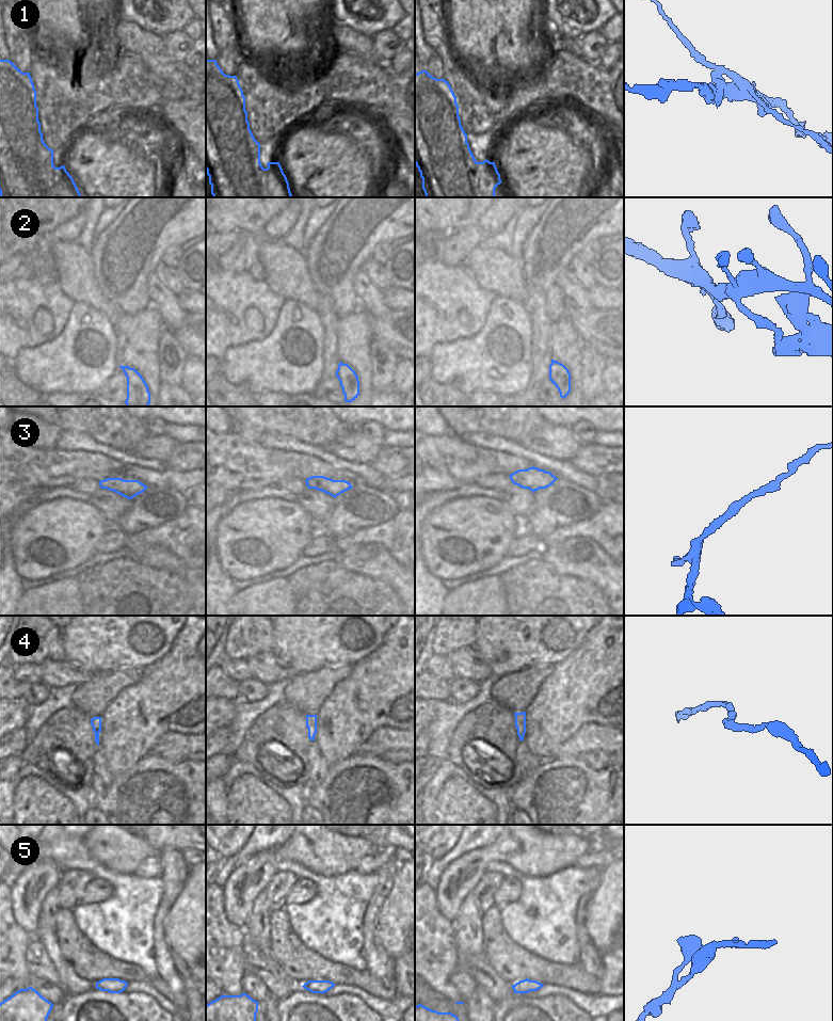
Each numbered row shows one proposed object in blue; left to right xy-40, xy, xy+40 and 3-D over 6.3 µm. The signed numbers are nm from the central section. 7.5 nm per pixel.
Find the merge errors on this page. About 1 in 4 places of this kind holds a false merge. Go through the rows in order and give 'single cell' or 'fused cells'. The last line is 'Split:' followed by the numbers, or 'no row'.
1: fused cells
2: fused cells
3: single cell
4: single cell
5: single cell
Split: 1, 2

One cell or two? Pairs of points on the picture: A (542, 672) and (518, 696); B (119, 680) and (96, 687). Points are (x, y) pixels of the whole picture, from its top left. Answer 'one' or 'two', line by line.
A: one
B: one

